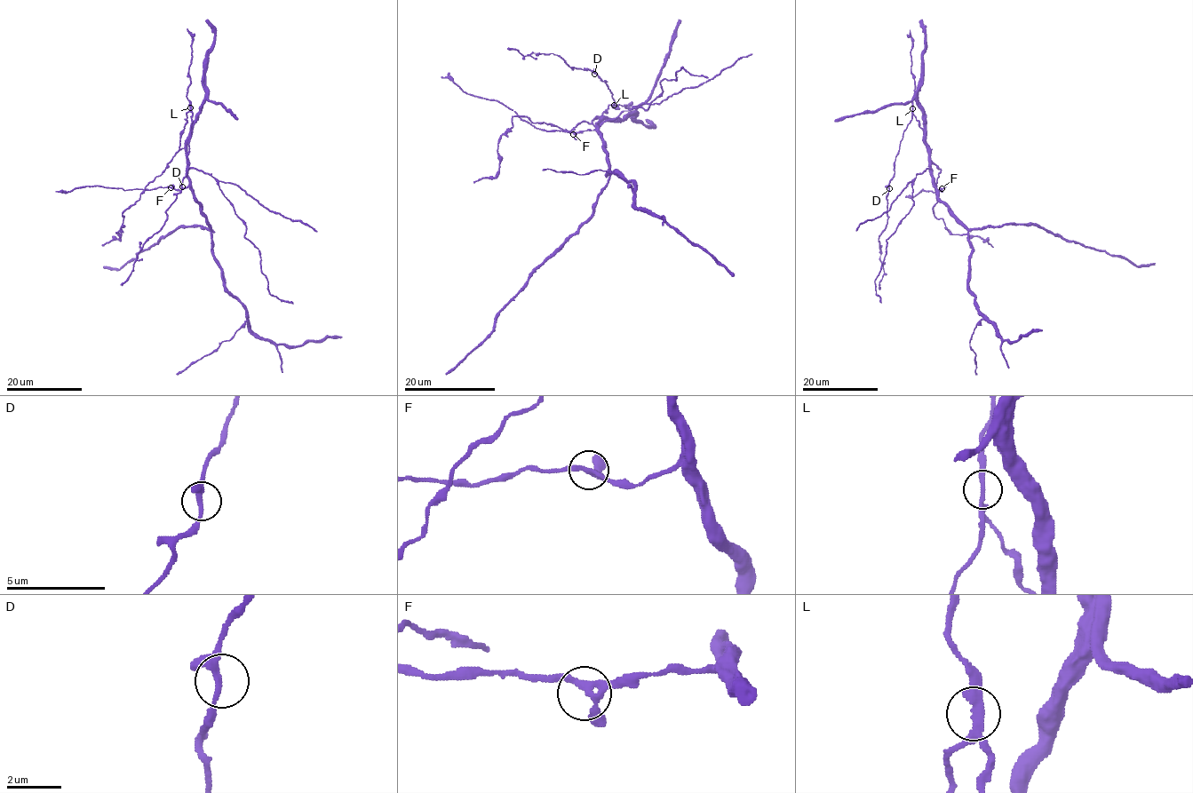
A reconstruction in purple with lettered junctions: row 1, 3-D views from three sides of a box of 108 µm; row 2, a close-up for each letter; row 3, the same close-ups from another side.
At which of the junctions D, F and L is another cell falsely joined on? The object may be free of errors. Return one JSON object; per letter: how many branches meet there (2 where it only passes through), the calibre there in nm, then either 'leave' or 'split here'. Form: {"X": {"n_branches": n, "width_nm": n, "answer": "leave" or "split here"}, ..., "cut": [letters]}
{"D": {"n_branches": 3, "width_nm": 200, "answer": "leave"}, "F": {"n_branches": 3, "width_nm": 240, "answer": "leave"}, "L": {"n_branches": 3, "width_nm": 200, "answer": "split here"}, "cut": ["L"]}

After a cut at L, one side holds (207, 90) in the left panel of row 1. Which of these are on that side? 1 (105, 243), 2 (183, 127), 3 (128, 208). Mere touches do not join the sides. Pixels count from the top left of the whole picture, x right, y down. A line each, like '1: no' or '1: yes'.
1: no
2: no
3: no

